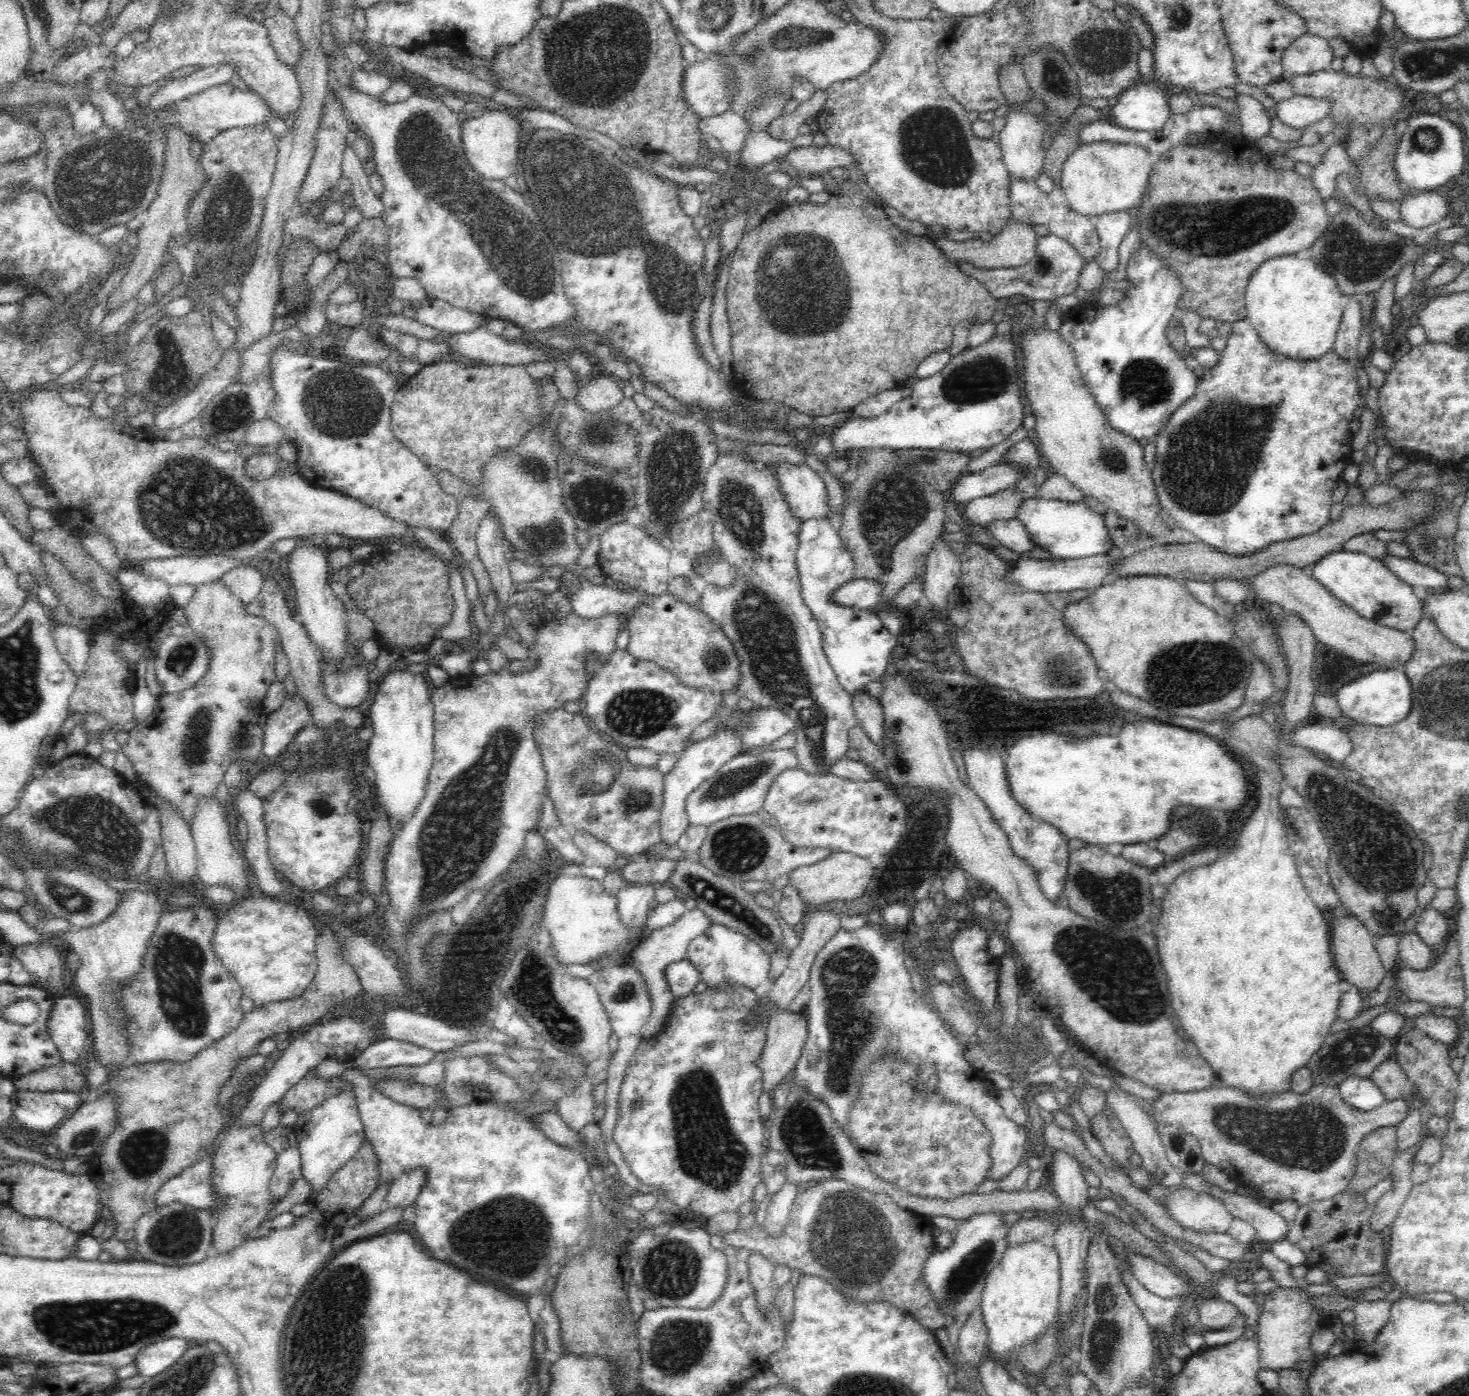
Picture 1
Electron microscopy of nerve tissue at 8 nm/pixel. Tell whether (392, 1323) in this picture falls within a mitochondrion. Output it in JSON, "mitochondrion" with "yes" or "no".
{"mitochondrion":"no"}

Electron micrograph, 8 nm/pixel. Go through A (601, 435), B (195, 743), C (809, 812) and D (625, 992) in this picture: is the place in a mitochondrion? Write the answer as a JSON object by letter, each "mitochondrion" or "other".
{"A":"mitochondrion","B":"mitochondrion","C":"other","D":"mitochondrion"}

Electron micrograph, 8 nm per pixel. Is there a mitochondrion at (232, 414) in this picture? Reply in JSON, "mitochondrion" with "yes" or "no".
{"mitochondrion":"yes"}

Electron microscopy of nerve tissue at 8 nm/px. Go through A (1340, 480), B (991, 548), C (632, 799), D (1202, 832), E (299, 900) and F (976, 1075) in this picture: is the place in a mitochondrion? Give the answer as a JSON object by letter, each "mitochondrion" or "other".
{"A":"other","B":"other","C":"mitochondrion","D":"mitochondrion","E":"other","F":"other"}

